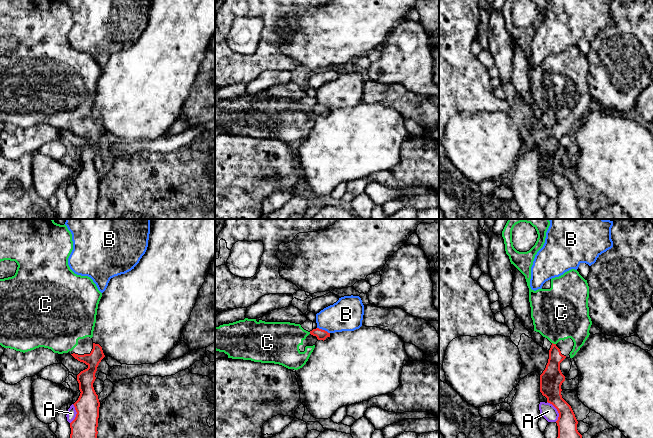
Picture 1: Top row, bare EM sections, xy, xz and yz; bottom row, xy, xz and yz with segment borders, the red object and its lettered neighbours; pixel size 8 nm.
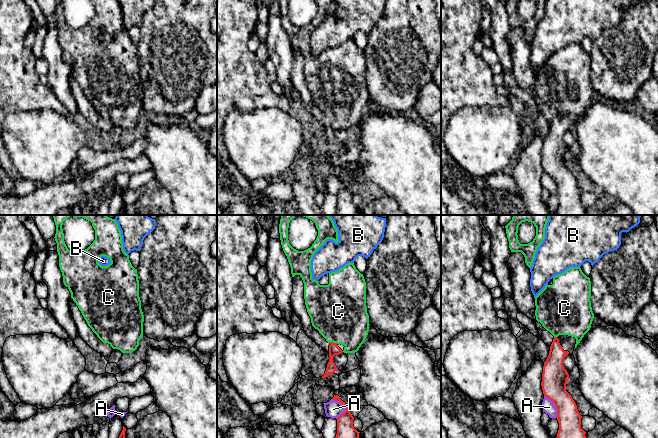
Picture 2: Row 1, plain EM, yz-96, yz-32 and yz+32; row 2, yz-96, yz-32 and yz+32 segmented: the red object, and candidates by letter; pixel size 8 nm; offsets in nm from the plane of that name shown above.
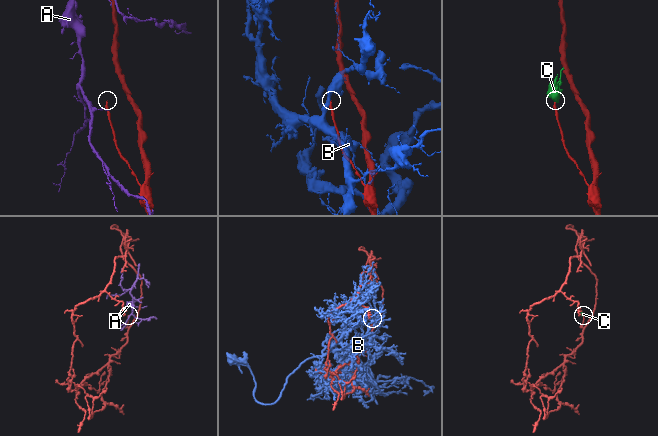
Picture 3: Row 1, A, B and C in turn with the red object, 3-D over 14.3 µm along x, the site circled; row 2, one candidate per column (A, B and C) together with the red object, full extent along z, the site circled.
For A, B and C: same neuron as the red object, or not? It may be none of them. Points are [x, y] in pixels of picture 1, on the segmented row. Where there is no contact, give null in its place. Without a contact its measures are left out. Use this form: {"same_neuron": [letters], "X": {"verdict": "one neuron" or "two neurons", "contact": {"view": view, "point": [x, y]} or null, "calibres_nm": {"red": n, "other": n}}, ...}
{"same_neuron": ["C"], "A": {"verdict": "two neurons", "contact": {"view": "yz", "point": [557, 410]}, "calibres_nm": {"red": 180, "other": 120}}, "B": {"verdict": "two neurons", "contact": {"view": "xz", "point": [323, 330]}, "calibres_nm": {"red": 80, "other": 260}}, "C": {"verdict": "one neuron", "contact": {"view": "yz", "point": [554, 344]}, "calibres_nm": {"red": 160, "other": 420}}}

